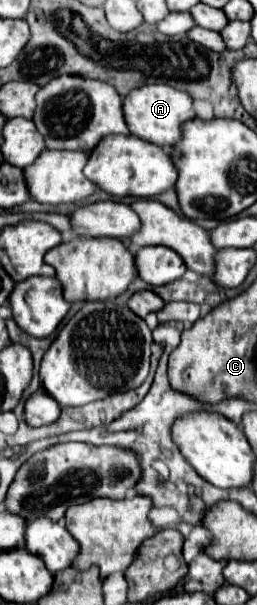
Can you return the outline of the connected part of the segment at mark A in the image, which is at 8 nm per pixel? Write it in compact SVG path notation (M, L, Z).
M142 85L130 91L122 101L122 111L132 135L160 147L172 147L174 143L178 143L178 139L182 137L180 125L188 119L194 119L192 97L170 85Z

